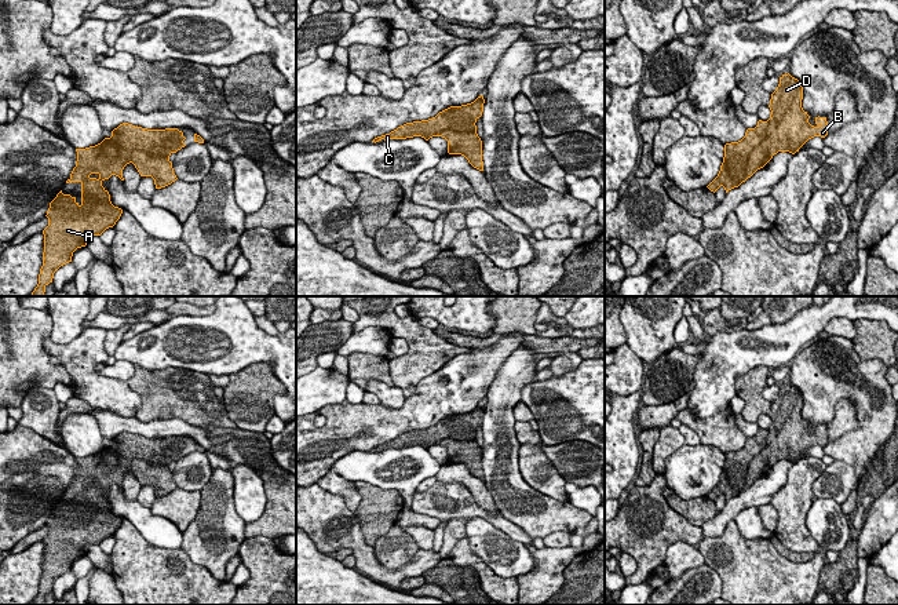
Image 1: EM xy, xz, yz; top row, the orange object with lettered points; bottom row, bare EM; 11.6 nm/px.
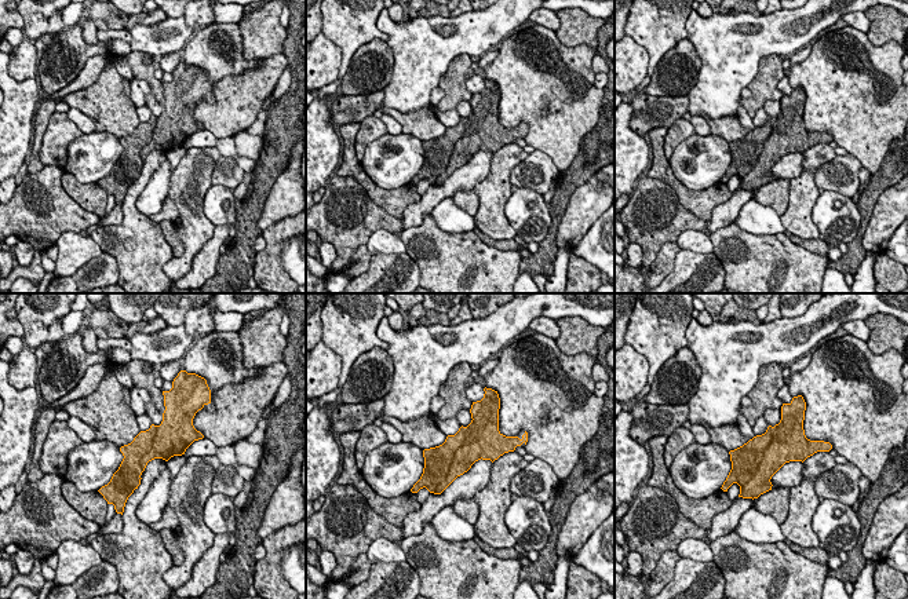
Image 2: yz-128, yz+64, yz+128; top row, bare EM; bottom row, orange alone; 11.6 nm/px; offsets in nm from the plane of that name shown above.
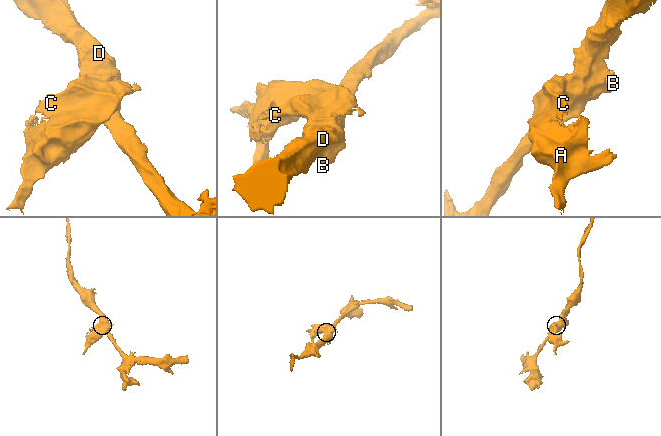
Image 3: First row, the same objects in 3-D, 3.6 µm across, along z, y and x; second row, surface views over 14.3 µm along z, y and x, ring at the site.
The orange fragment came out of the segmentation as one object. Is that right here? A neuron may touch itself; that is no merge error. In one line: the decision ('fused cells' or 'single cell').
fused cells

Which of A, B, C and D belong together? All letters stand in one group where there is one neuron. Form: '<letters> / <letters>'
A C / B D

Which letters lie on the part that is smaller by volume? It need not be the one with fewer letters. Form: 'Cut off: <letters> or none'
Cut off: A, C

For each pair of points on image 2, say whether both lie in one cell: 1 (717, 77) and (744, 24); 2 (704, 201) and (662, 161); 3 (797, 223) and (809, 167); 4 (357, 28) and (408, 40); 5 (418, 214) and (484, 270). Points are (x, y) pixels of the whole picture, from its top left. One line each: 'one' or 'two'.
1: one
2: one
3: one
4: two
5: two

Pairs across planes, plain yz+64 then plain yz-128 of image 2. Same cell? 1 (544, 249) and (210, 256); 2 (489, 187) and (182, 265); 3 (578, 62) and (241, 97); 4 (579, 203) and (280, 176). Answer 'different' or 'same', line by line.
1: different
2: same
3: different
4: same

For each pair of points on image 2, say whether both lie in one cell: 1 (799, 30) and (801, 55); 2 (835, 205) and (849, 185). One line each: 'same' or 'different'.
1: different
2: different

